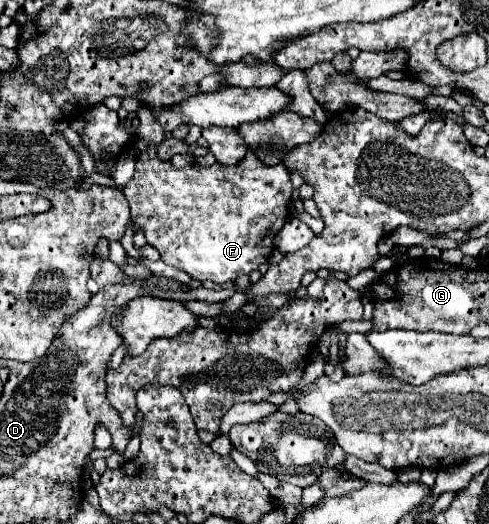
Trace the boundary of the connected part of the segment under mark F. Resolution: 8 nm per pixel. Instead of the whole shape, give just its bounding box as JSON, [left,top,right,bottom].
[123,106,293,284]

